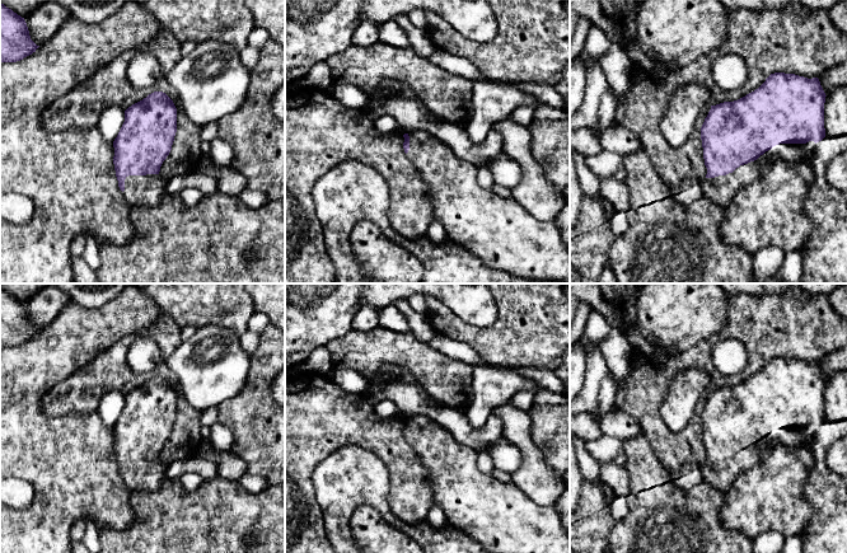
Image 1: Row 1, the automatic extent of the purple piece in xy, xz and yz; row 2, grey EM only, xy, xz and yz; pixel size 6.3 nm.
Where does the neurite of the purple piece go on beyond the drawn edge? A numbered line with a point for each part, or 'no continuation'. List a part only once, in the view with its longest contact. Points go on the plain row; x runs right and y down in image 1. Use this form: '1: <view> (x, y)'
1: yz (720, 474)

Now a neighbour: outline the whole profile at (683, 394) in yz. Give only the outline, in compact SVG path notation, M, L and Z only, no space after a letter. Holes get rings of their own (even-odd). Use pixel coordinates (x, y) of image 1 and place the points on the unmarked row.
M697 369L679 372L670 384L660 414L673 432L683 430L694 414L701 395L710 390L710 378Z

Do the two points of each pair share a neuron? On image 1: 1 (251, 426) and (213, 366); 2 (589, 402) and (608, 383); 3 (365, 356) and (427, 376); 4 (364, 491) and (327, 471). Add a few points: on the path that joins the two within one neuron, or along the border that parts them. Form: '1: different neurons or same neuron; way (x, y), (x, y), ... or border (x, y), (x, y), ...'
1: different neurons; border (249, 371), (244, 387), (218, 407)
2: different neurons; border (608, 370), (598, 393), (598, 412), (600, 416)
3: same neuron; way (380, 356), (407, 356), (412, 361)
4: same neuron; way (355, 482), (352, 479), (336, 478)

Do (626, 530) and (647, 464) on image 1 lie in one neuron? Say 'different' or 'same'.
same

